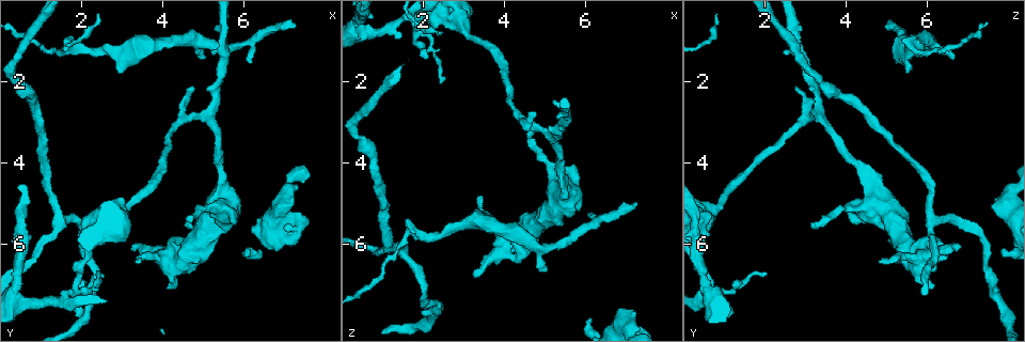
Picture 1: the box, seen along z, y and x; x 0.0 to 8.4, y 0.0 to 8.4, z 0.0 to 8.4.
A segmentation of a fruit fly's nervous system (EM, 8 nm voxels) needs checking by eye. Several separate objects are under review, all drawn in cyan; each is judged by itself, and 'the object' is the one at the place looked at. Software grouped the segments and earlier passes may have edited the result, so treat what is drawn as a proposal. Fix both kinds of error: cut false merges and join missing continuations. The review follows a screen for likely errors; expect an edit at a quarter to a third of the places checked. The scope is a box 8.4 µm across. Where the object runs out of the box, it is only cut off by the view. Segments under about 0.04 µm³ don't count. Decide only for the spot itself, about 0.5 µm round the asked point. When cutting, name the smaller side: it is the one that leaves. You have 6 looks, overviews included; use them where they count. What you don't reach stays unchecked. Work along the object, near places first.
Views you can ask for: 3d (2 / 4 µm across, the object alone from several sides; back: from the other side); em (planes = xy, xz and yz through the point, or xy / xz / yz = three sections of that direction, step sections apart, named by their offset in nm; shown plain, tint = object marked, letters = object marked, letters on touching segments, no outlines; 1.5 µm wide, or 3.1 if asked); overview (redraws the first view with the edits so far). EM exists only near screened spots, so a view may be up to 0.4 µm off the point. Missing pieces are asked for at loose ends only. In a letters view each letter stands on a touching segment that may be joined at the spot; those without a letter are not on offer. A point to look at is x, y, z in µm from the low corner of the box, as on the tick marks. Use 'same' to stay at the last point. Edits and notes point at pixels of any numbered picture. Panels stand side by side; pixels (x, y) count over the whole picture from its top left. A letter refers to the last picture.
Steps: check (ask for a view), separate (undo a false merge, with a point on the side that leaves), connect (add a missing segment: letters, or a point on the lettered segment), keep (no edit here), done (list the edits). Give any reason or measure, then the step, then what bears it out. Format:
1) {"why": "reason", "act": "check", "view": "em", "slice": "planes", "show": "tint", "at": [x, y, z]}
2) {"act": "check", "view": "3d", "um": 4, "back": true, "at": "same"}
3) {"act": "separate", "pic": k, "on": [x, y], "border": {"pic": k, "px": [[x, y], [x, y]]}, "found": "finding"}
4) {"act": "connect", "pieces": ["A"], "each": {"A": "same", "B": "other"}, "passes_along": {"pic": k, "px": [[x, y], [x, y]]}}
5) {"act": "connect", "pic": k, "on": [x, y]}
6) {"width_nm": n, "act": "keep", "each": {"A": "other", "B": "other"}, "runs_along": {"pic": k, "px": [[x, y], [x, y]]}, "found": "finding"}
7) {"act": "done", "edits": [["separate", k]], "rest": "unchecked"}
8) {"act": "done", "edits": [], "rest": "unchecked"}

{"why": "branch stops here", "act": "check", "view": "em", "slice": "planes", "show": "letters", "at": [1.55, 1.00, 5.45]}

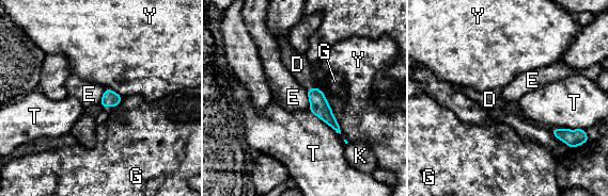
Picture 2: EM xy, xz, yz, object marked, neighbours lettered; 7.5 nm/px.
{"act": "connect", "pieces": ["D"], "each": {"D": "same", "E": "other", "G": "other", "K": "other", "T": "other", "Y": "other"}, "passes_along": {"pic": 2, "px": [[318, 105], [311, 88], [297, 64]]}, "found": "it goes on there"}

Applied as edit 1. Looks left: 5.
{"act": "check", "view": "overview"}

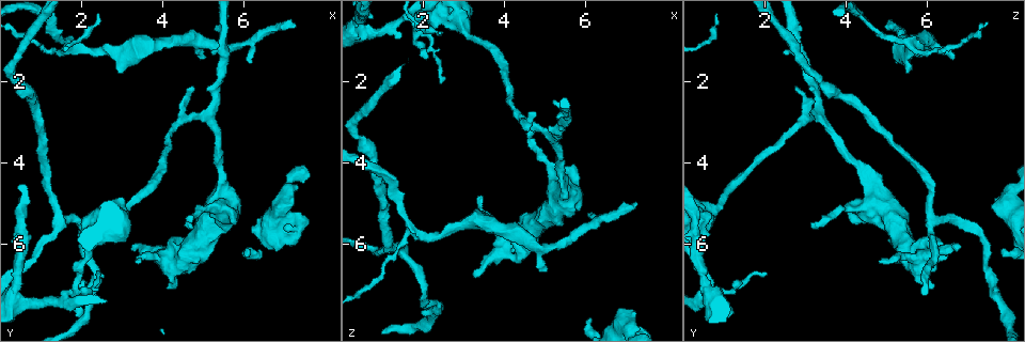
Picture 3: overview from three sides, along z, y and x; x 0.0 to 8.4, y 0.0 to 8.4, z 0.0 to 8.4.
{"why": "thick end", "act": "check", "view": "3d", "um": 2, "at": [7.25, 4.90, 7.70]}

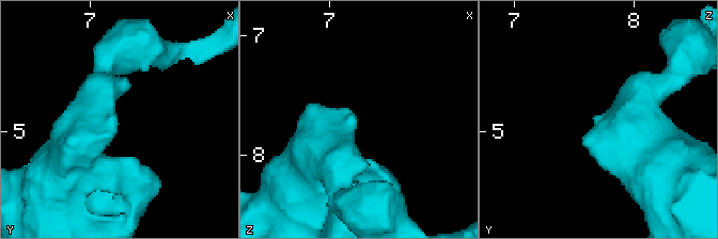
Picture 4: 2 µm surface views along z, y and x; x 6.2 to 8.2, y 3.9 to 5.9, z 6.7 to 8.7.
{"why": "need the tissue", "act": "check", "view": "em", "slice": "yz", "step": 8, "show": "letters", "at": [7.22, 4.88, 7.72]}

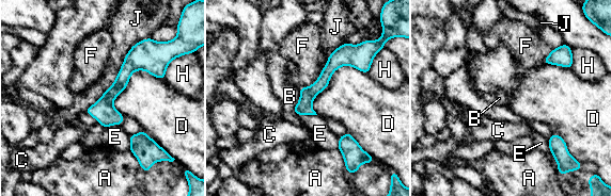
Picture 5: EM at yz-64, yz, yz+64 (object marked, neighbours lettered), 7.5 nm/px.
{"longest_contact_nm": ["J", 750], "act": "keep", "each": {"A": "other", "B": "other", "C": "other", "D": "other", "E": "other", "F": "other", "H": "other", "J": "other"}, "runs_along": {"pic": 5, "px": [[143, 43], [106, 100], [105, 124]]}, "found": "none of them fits"}

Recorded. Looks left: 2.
{"why": "free end", "act": "check", "view": "3d", "um": 4, "at": [4.95, 1.50, 6.65]}

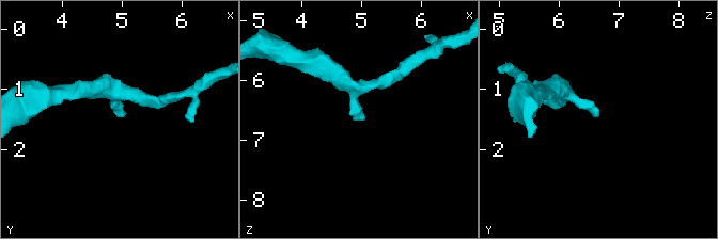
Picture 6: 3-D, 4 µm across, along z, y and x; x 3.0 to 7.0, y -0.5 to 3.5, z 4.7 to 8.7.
{"act": "check", "view": "em", "slice": "planes", "show": "letters", "at": [4.95, 1.45, 6.65]}

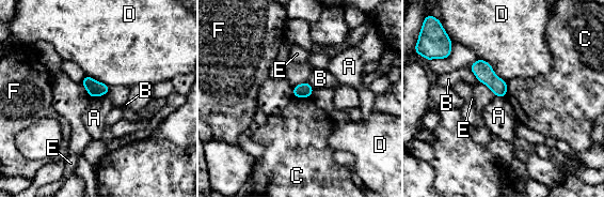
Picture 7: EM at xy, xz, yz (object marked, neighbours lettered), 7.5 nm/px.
{"act": "keep", "each": {"A": "other", "B": "other", "C": "other", "D": "other", "E": "other", "F": "other"}, "border": {"pic": 7, "px": [[105, 94], [91, 97]]}, "found": "no lettered segment goes on from it"}

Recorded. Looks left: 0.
{"act": "done", "edits": [["connect", 2]], "rest": "unchecked"}

